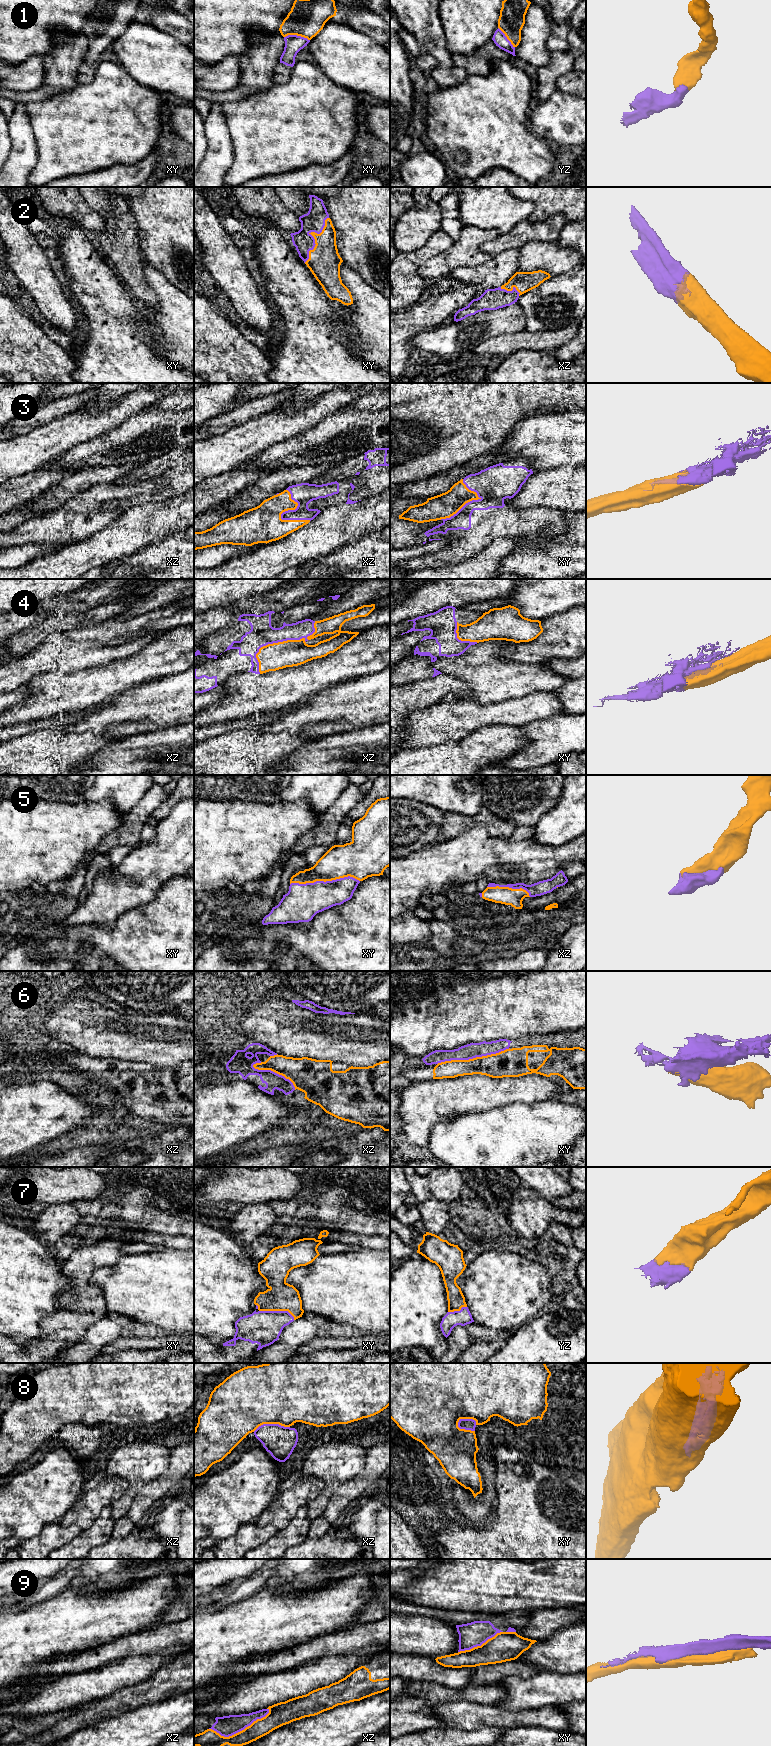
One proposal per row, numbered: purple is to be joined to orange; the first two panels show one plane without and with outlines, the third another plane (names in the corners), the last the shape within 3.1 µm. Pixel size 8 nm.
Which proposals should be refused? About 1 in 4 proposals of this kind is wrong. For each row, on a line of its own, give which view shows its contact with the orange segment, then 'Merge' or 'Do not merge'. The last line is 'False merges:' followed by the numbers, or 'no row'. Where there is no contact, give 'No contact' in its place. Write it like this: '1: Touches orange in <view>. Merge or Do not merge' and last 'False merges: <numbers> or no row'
1: Touches orange in xy. Merge
2: Touches orange in xy. Merge
3: Touches orange in xz. Merge
4: Touches orange in xz. Merge
5: Touches orange in xy. Merge
6: Touches orange in xy. Merge
7: Touches orange in xy. Merge
8: Touches orange in xy. Do not merge
9: Touches orange in xz. Do not merge
False merges: 8, 9

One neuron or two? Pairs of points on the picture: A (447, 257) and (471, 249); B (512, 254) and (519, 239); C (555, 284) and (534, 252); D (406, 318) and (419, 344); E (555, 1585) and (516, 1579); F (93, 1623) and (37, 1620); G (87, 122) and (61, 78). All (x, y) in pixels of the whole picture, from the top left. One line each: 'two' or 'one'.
A: one
B: two
C: two
D: two
E: one
F: one
G: two

